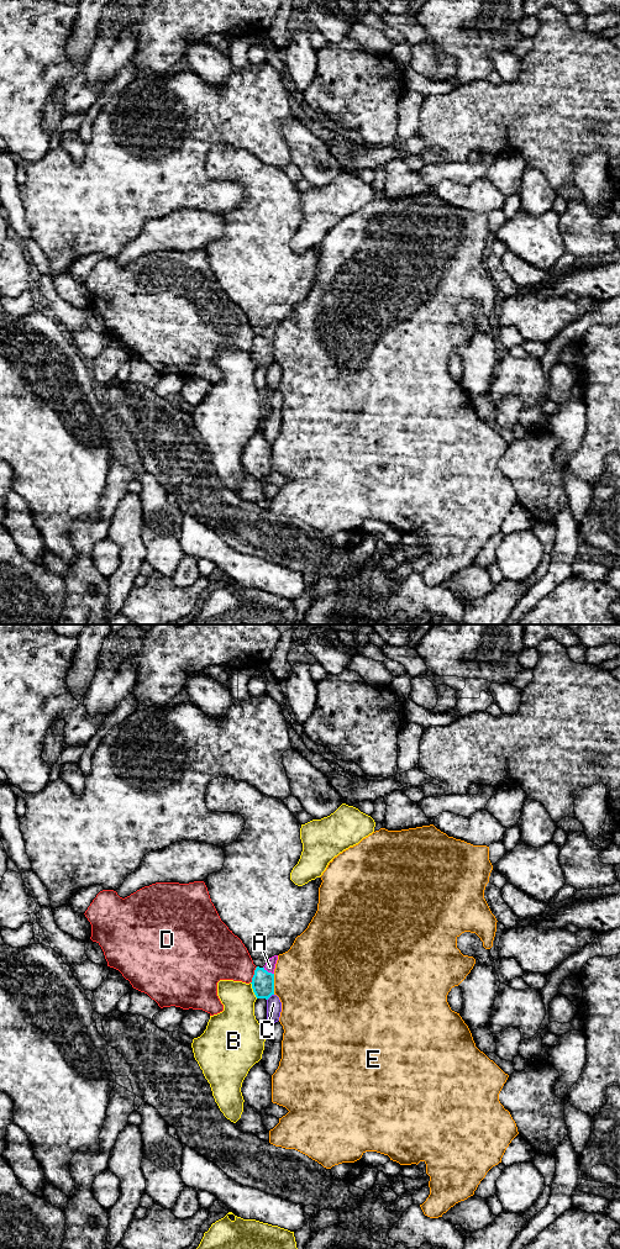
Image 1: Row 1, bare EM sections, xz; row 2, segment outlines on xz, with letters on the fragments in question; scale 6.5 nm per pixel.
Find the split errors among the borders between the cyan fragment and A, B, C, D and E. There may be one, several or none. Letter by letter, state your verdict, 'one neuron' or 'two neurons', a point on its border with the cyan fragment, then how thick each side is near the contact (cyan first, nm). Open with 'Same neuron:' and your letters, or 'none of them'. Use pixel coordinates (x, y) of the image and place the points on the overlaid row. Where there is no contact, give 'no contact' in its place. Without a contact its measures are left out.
Same neuron: A
A: one neuron; meets cyan in xz at (267, 971); 140 nm thick on the cyan side, 70 nm on the other
B: two neurons; meets cyan in xz at (253, 990); 140 nm thick on the cyan side, 260 nm on the other
C: two neurons; meets cyan in xz at (269, 996); 140 nm thick on the cyan side, 100 nm on the other
D: two neurons; meets cyan in xz at (253, 975); 140 nm thick on the cyan side, 320 nm on the other
E: two neurons; meets cyan in xz at (273, 984); 140 nm thick on the cyan side, 480 nm on the other

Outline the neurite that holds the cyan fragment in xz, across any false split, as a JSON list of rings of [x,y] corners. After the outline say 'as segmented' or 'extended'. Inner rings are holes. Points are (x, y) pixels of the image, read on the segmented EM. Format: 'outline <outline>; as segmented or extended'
outline [[[278,955],[269,958],[263,968],[257,966],[252,977],[252,989],[257,998],[268,1000],[274,995],[274,969]]]; extended

